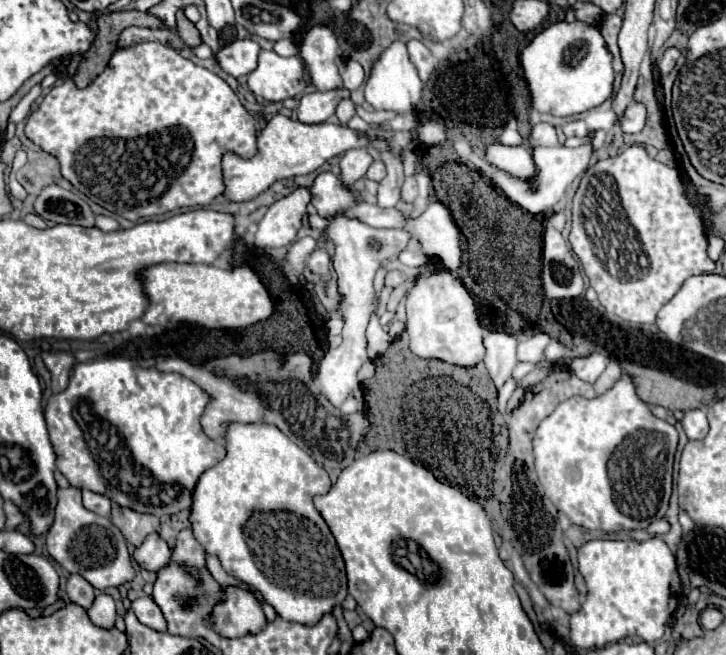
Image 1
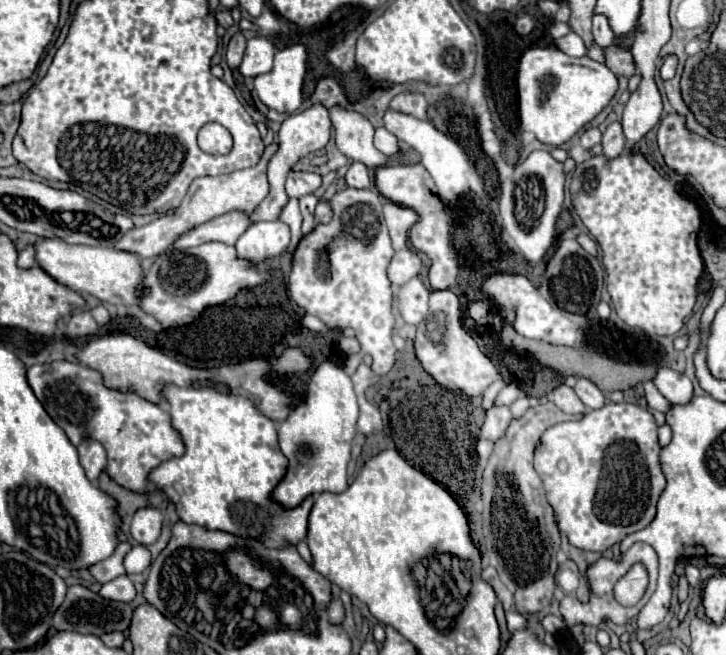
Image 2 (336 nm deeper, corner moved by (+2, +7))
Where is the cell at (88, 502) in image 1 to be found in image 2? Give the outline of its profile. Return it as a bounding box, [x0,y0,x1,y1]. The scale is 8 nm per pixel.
[78,438,106,482]

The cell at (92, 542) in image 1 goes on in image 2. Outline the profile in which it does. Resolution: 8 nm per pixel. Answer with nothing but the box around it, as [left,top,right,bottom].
[88,542,132,584]

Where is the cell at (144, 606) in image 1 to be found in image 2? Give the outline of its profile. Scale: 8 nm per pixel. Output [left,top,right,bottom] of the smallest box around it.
[100,576,136,602]

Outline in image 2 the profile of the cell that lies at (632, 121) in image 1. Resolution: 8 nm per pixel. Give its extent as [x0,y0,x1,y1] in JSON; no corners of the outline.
[602,120,624,158]

